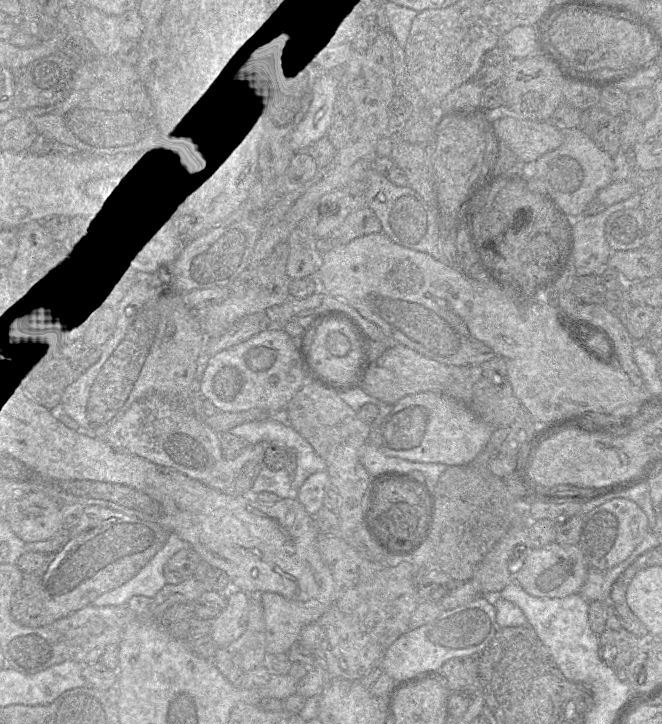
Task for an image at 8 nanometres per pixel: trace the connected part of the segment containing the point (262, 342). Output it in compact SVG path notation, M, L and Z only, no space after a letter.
M267 328L211 356L197 389L223 412L260 409L270 413L286 408L309 378L298 337L295 344L283 328Z

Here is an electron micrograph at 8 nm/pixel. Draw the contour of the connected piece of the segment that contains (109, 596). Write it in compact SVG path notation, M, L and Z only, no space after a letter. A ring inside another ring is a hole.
M171 532L167 542L151 560L129 581L111 591L97 597L91 605L123 606L133 596L153 597L166 585L164 578L164 566L168 560L178 551L189 549L191 545L182 540L176 533Z

